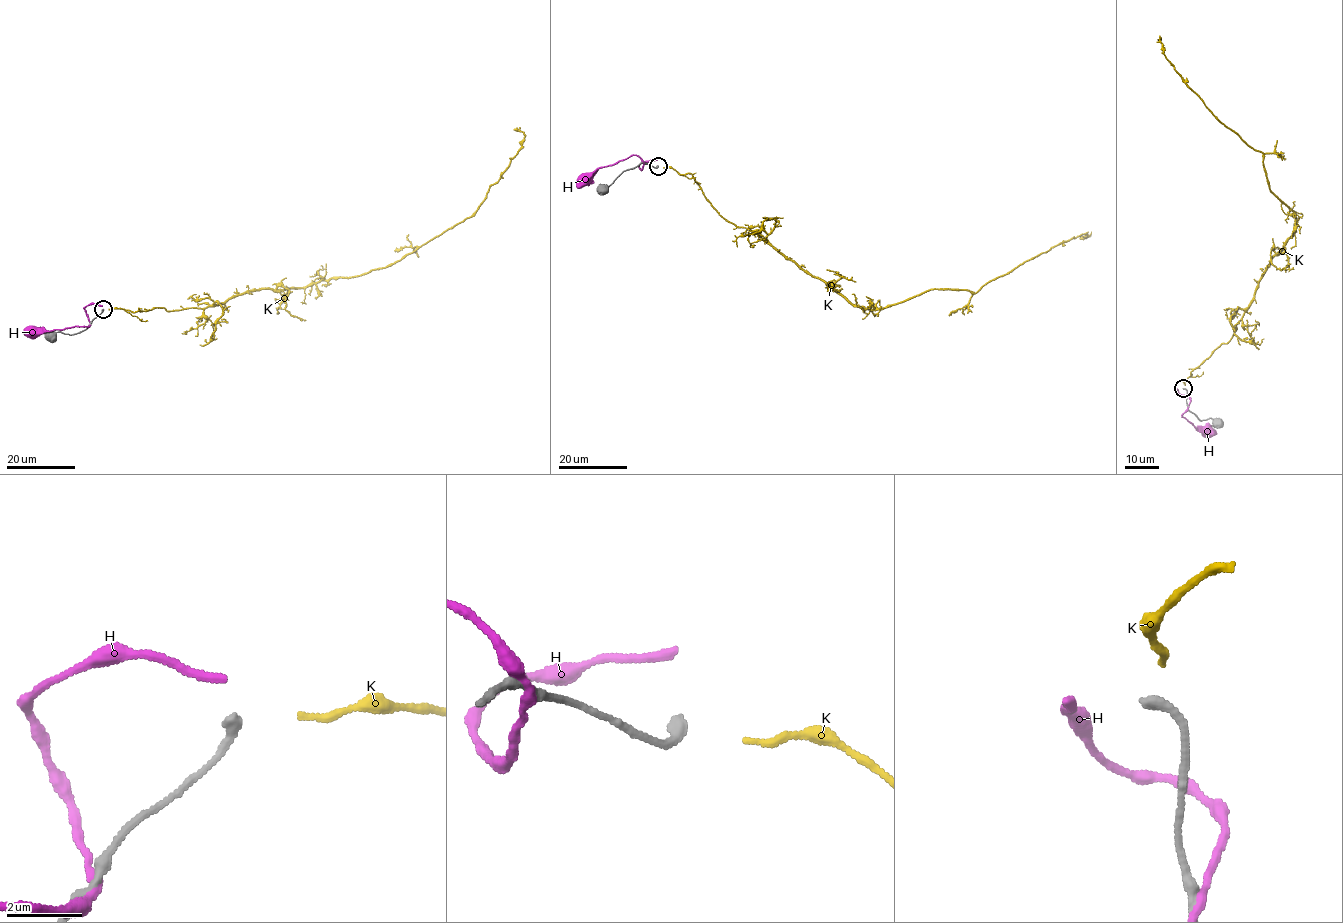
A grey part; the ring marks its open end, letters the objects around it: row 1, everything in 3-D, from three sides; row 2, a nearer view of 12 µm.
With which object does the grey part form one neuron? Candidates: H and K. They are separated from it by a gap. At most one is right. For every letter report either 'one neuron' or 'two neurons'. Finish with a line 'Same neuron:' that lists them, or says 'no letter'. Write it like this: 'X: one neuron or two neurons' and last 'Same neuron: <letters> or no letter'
H: two neurons
K: two neurons
Same neuron: no letter

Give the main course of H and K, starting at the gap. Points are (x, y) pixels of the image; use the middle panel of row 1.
H: (657, 160), (645, 160), (640, 164), (642, 169), (639, 157), (631, 155), (612, 165), (598, 167), (584, 180)
K: (663, 167), (691, 173), (725, 219), (873, 309), (929, 290), (975, 293), (1090, 236), (1079, 238)

